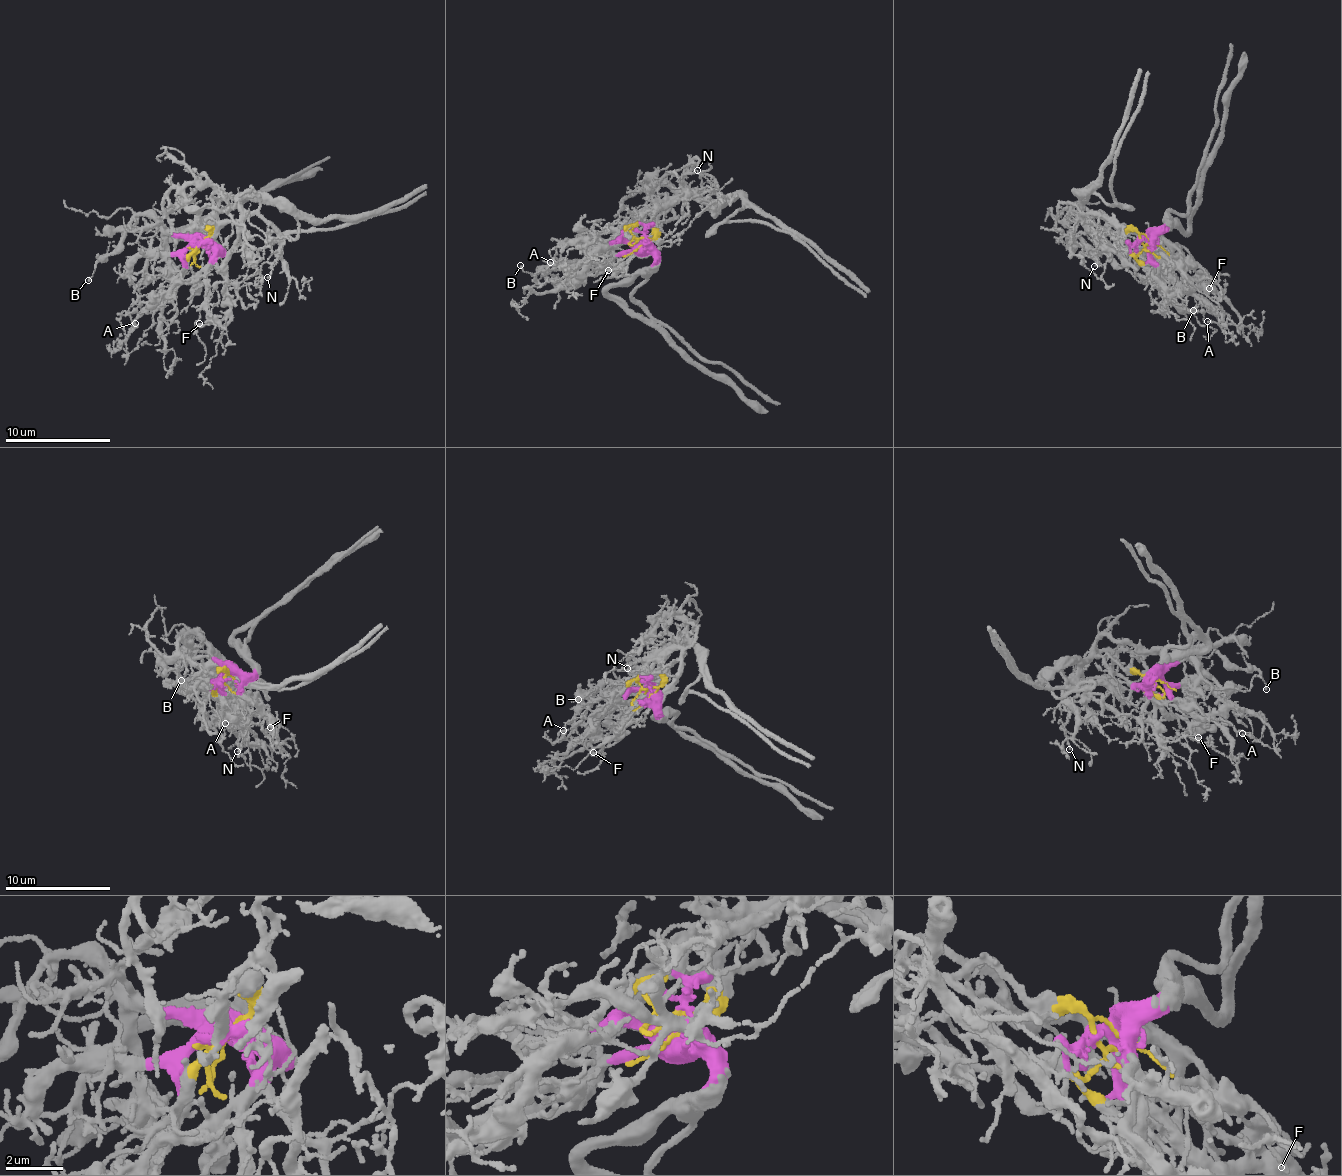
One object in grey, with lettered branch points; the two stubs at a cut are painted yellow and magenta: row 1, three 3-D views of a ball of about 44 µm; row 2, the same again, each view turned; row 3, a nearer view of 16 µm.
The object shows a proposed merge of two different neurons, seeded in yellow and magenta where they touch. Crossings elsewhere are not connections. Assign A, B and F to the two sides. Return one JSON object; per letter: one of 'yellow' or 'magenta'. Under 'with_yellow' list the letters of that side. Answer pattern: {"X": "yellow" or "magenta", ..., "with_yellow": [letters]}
{"A": "magenta", "B": "magenta", "F": "magenta", "with_yellow": []}

